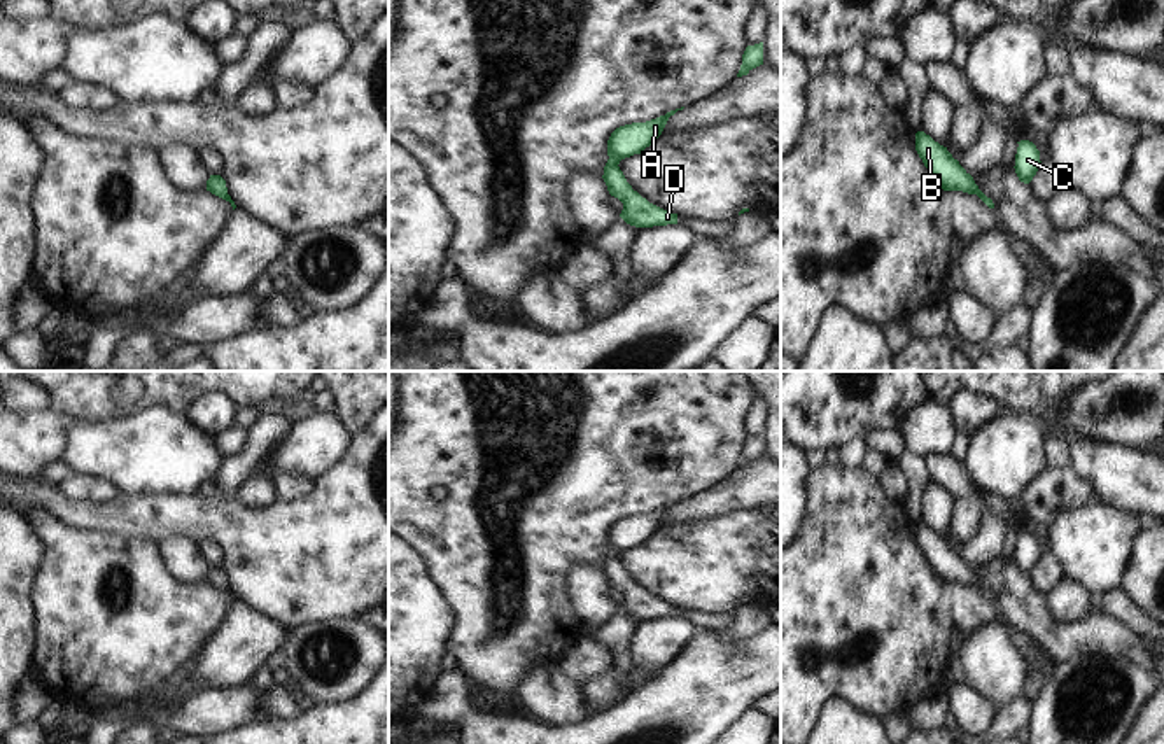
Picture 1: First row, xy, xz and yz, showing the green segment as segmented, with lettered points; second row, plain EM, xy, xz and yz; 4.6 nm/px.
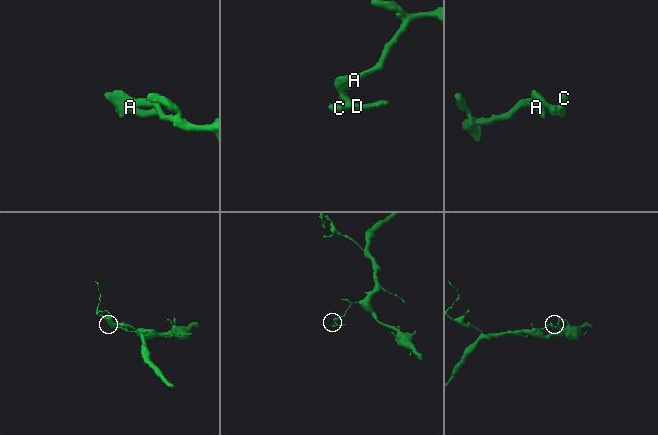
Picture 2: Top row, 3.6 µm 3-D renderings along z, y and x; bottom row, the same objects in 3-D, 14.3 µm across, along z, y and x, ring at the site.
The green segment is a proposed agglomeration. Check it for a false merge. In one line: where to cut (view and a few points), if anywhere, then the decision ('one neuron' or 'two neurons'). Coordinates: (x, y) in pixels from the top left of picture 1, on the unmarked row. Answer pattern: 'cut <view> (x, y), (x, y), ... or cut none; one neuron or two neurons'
cut none; one neuron

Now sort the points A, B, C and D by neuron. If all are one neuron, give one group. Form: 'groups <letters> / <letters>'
groups A B C D

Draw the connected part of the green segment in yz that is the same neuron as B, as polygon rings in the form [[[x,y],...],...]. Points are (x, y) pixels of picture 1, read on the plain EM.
[[[917,523],[915,543],[938,579],[977,586],[989,600],[994,600],[992,592],[978,581],[973,569],[952,550],[947,539],[935,534],[924,523]]]

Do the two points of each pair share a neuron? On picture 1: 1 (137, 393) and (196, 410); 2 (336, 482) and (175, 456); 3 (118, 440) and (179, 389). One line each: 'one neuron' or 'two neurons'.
1: two neurons
2: two neurons
3: two neurons

